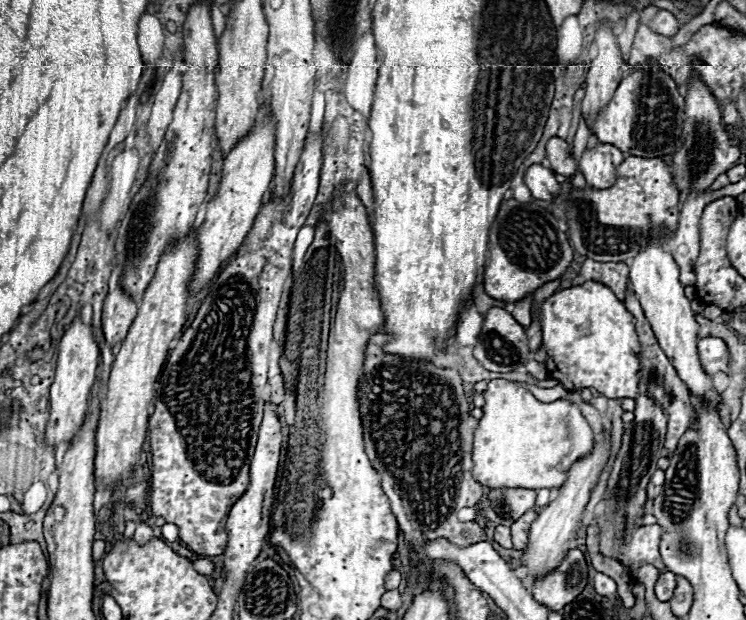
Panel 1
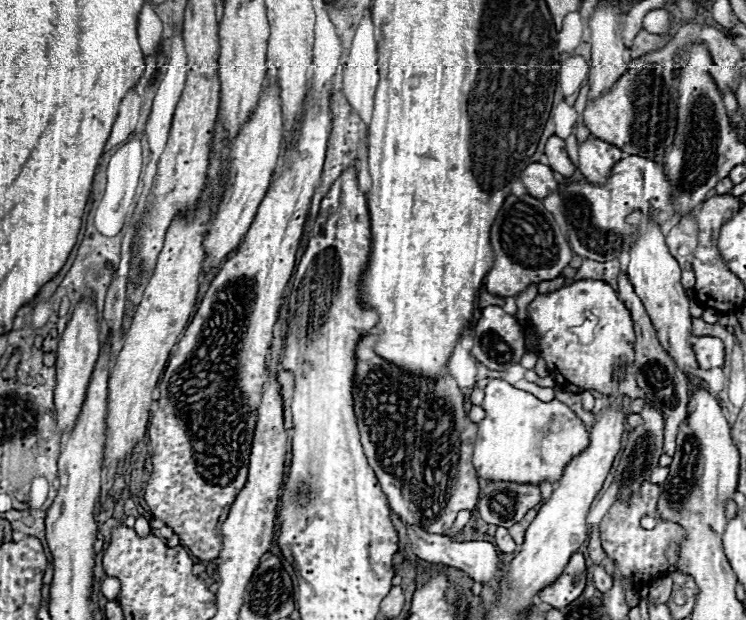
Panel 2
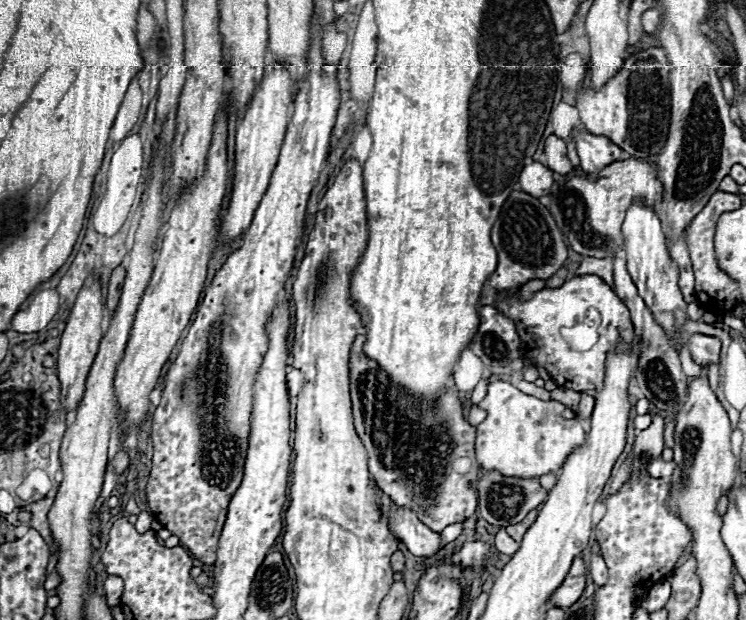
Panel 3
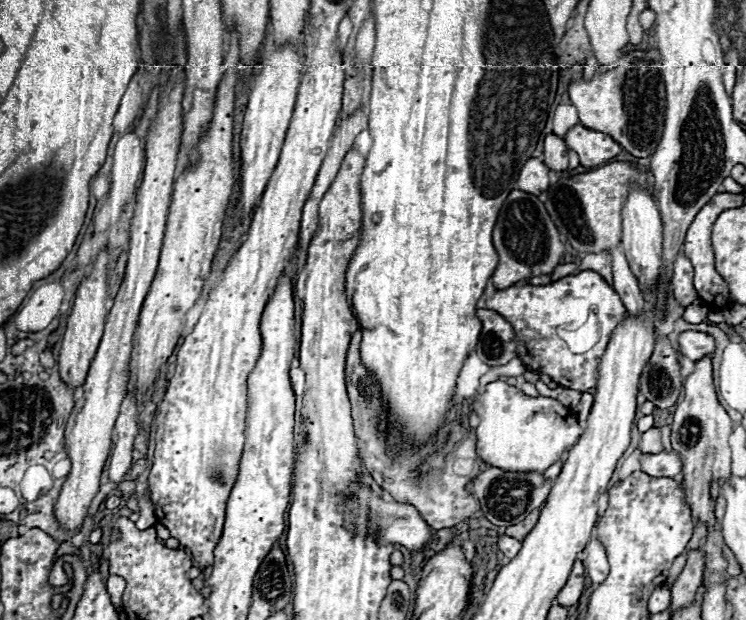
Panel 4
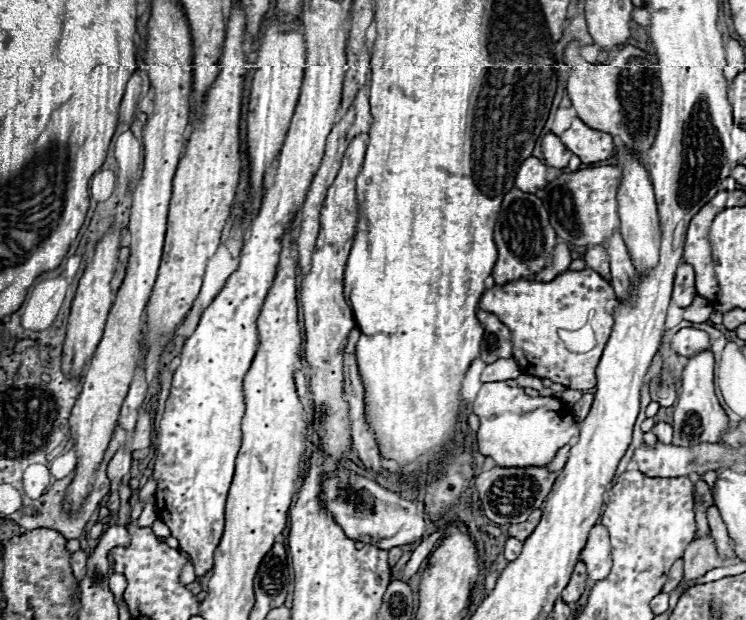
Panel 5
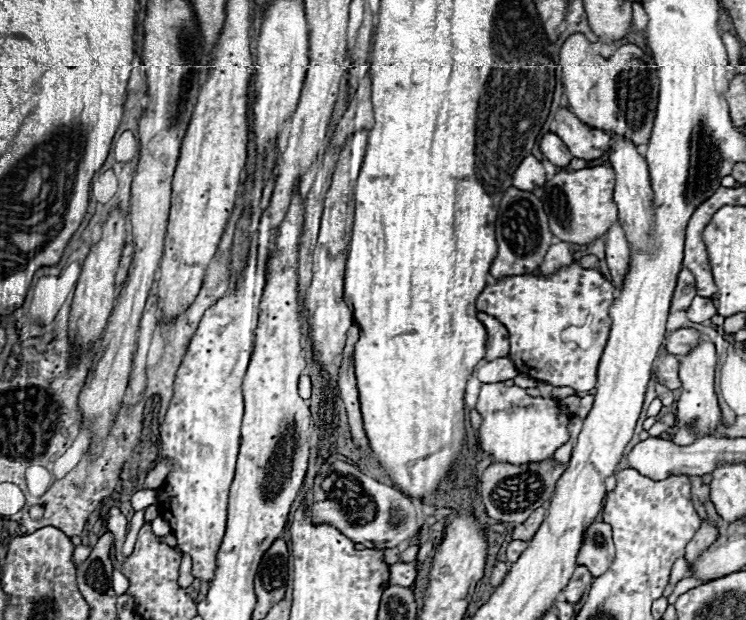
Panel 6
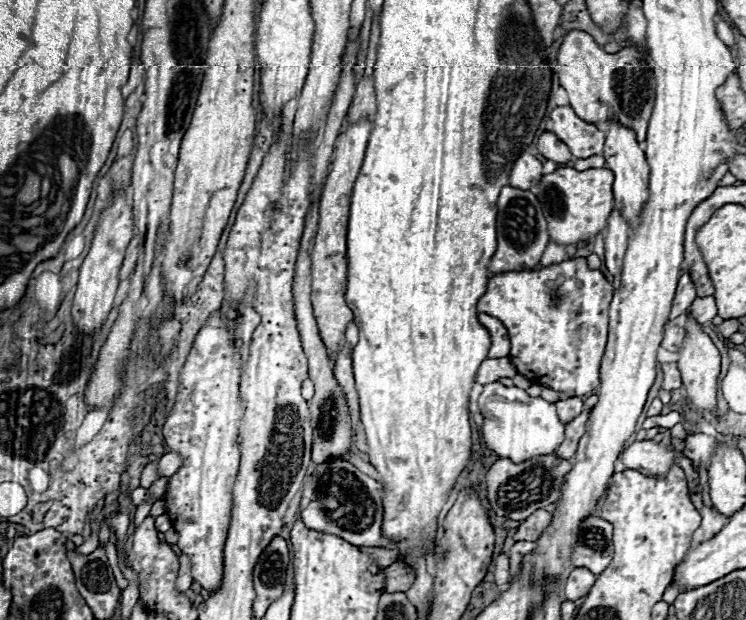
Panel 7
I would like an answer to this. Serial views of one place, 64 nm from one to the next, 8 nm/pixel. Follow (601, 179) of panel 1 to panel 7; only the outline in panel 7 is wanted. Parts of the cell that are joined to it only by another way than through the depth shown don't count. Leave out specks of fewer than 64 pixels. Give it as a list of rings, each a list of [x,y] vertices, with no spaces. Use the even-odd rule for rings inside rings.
[[[558,106],[558,108],[554,108],[552,114],[550,114],[550,118],[554,122],[552,132],[570,148],[570,152],[572,152],[574,158],[590,158],[590,156],[602,154],[602,148],[604,148],[604,132],[600,128],[596,128],[594,124],[588,124],[588,122],[580,120],[570,106]]]

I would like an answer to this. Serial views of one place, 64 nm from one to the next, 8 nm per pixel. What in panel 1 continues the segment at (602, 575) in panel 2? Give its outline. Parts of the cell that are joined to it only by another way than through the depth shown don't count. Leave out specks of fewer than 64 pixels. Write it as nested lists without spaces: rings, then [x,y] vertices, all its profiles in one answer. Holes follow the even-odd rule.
[[[596,572],[594,586],[596,586],[596,592],[602,596],[614,596],[614,592],[616,592],[616,582],[602,572]]]

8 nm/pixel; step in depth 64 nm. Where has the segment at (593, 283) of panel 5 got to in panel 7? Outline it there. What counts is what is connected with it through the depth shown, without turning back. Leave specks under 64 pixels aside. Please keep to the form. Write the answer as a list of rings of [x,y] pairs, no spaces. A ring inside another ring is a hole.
[[[572,258],[572,260],[564,260],[560,264],[552,264],[552,266],[540,268],[540,270],[522,270],[522,272],[500,272],[500,274],[494,274],[490,278],[490,282],[488,282],[486,294],[478,302],[478,312],[484,312],[488,316],[498,318],[508,328],[510,342],[512,342],[512,350],[510,350],[508,358],[516,366],[518,374],[526,376],[532,384],[552,388],[556,392],[562,392],[566,398],[572,398],[572,396],[592,394],[598,388],[598,384],[600,384],[600,360],[602,360],[602,354],[604,354],[604,348],[606,348],[606,338],[608,338],[608,310],[610,310],[610,302],[612,302],[612,284],[604,278],[604,274],[598,268],[588,268],[586,258]]]

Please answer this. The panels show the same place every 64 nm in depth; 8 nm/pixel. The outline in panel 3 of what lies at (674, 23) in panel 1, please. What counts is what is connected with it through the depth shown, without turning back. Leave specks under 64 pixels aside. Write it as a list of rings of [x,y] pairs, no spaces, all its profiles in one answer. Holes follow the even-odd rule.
[[[654,8],[646,10],[646,12],[642,14],[642,24],[644,24],[644,32],[652,34],[652,32],[658,28],[658,24],[660,24],[660,12],[654,10]]]

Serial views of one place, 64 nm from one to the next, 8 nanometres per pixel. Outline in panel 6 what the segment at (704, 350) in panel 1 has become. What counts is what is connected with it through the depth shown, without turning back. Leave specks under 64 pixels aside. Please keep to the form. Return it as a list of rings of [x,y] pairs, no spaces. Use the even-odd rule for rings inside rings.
[[[680,328],[680,330],[674,330],[666,336],[664,348],[670,354],[686,354],[700,340],[700,336],[702,334],[696,332],[694,328]]]

